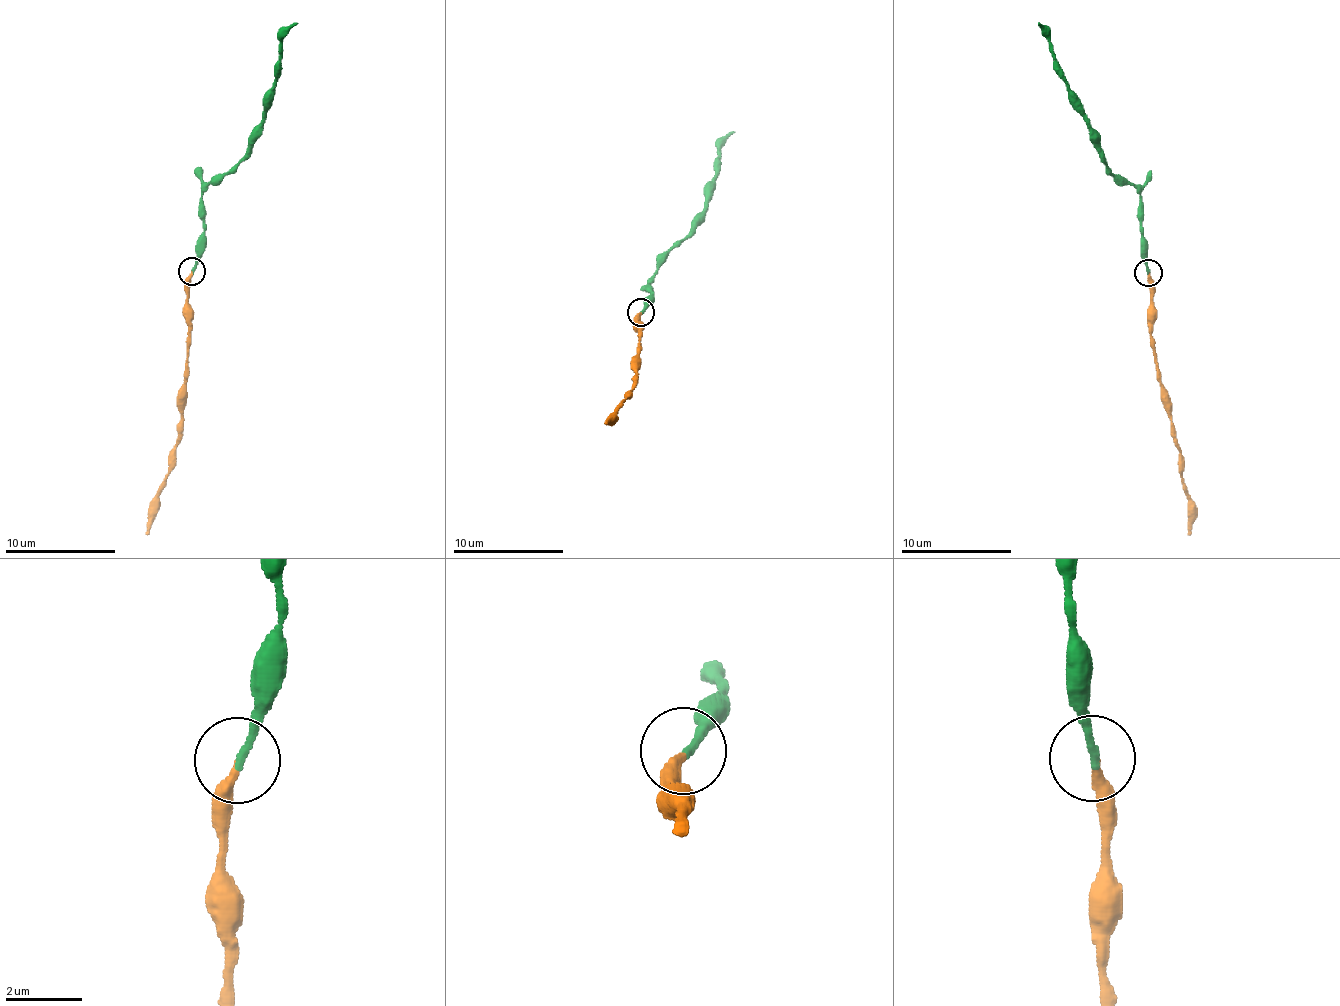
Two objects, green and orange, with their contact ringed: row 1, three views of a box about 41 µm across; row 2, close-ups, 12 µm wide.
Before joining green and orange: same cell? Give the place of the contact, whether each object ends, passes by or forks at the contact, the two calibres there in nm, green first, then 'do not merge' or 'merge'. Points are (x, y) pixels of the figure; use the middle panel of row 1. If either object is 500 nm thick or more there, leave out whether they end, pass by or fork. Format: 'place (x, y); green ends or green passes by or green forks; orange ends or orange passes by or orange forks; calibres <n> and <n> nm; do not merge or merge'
place (640, 312); green ends; orange ends; calibres 200 and 240 nm; merge

